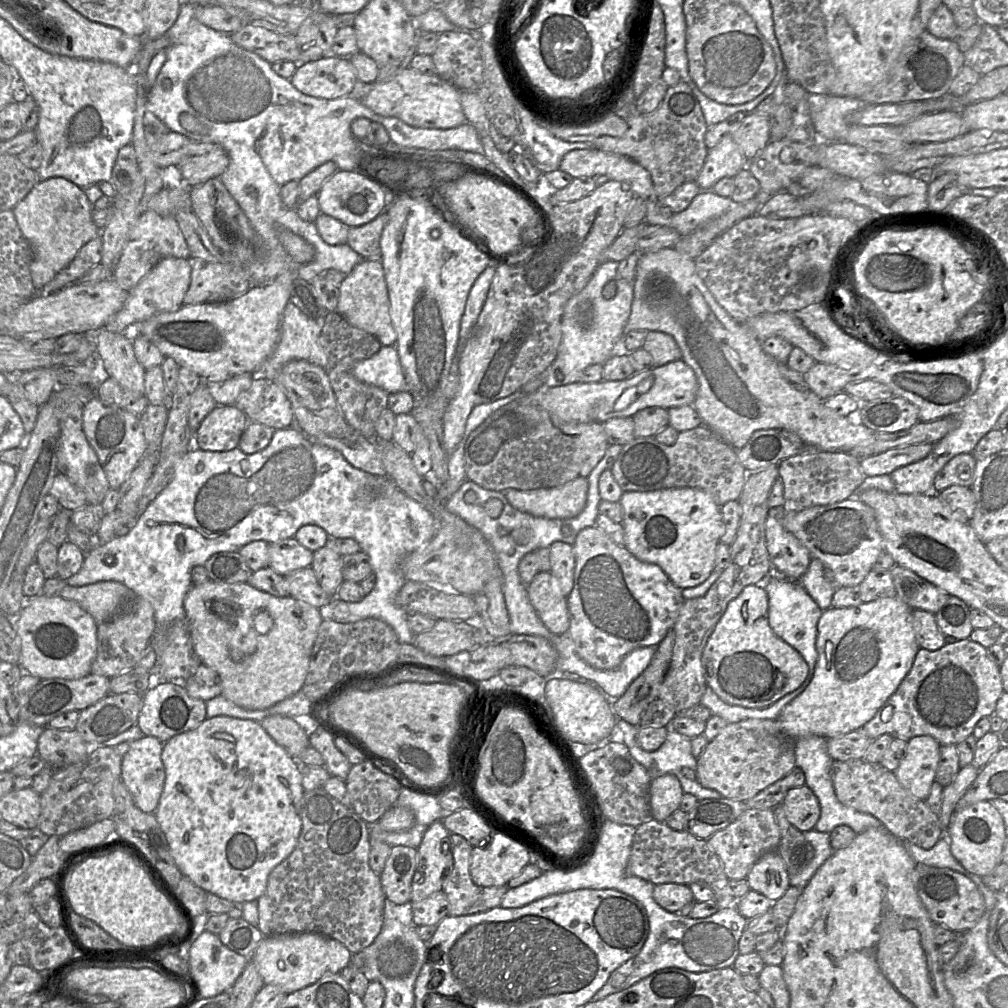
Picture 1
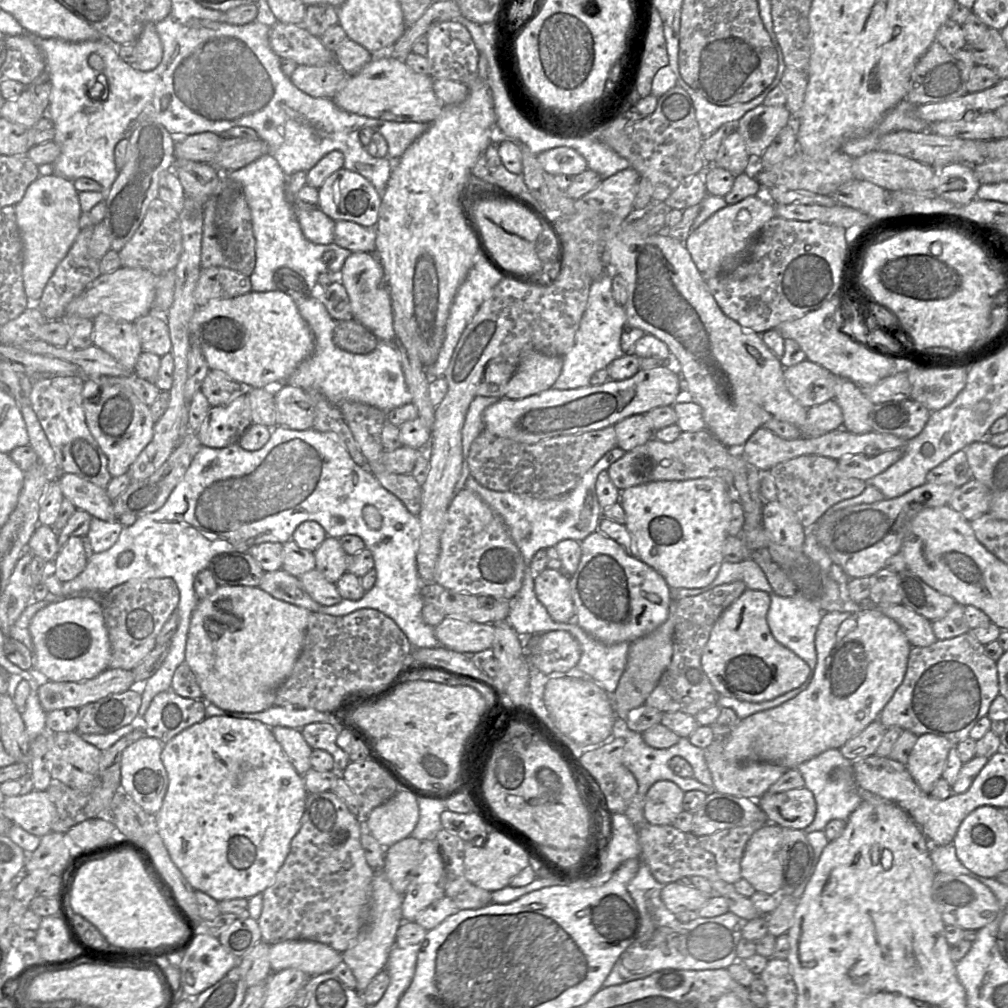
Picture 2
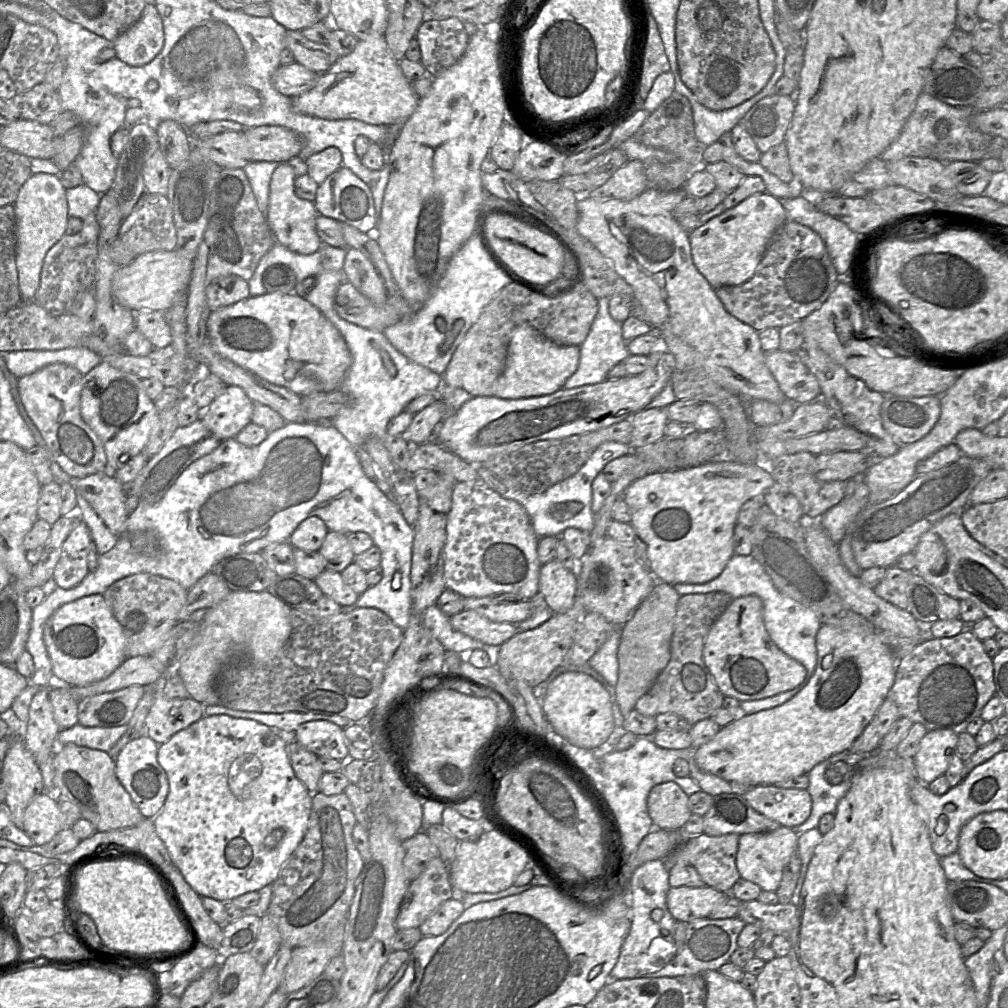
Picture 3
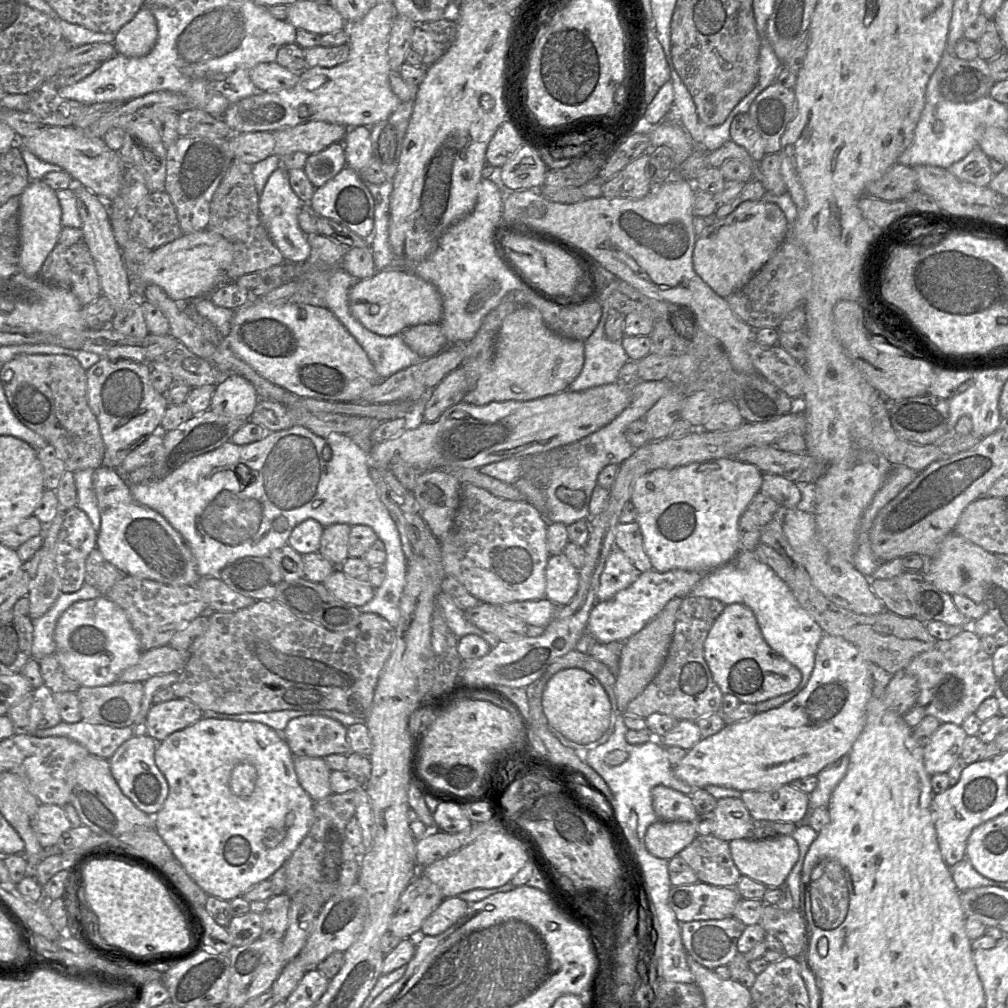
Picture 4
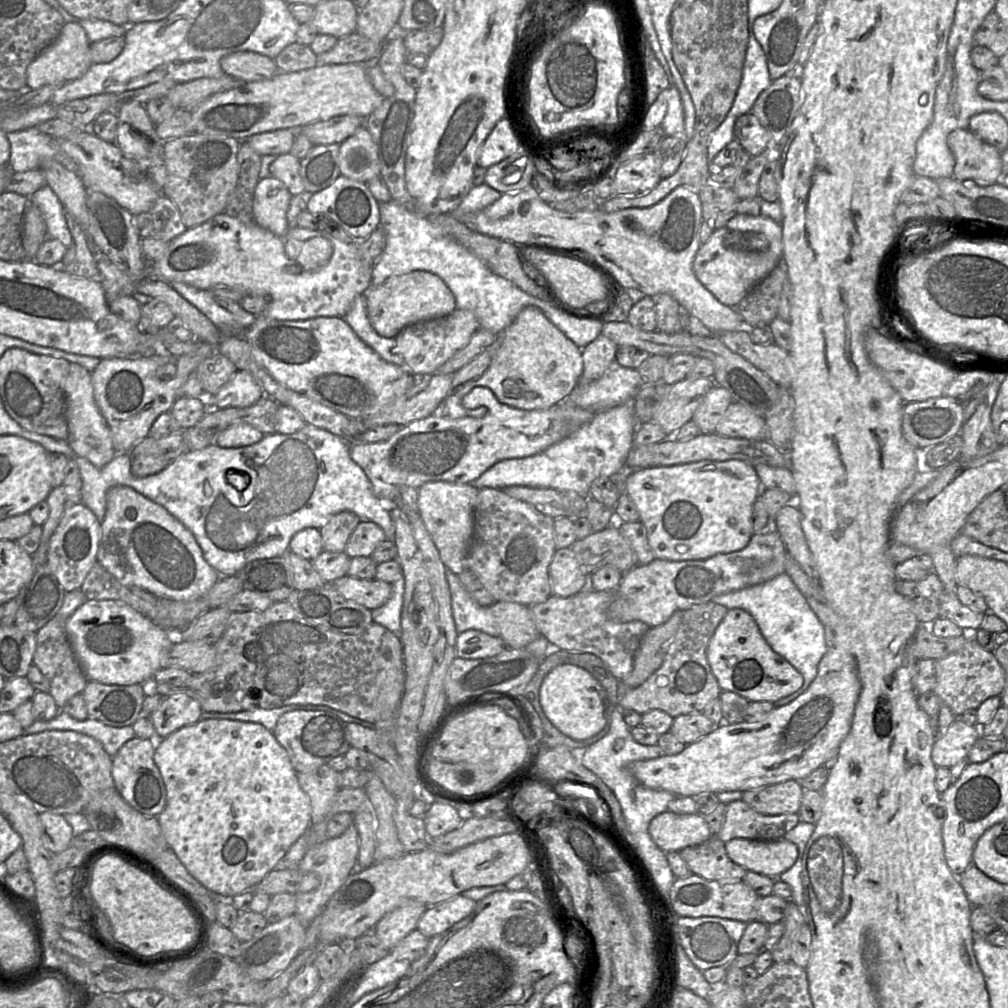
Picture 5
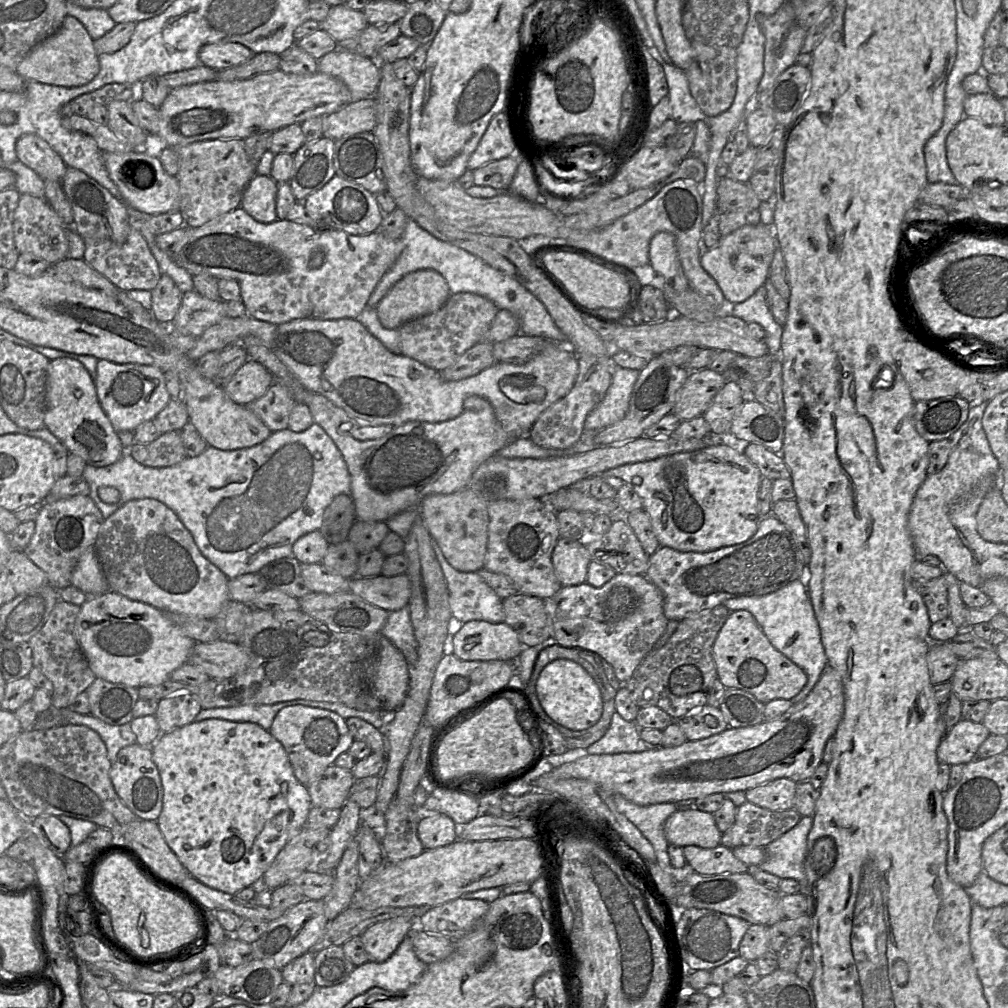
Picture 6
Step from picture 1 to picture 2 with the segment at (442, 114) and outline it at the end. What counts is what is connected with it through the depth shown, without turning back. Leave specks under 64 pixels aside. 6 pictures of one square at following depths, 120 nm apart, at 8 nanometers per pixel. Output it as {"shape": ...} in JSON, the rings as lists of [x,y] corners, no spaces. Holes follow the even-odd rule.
{"shape":[[[389,54],[374,56],[357,74],[347,76],[344,86],[332,98],[334,103],[347,112],[384,121],[433,122],[444,106],[433,90],[433,78],[414,72]]]}

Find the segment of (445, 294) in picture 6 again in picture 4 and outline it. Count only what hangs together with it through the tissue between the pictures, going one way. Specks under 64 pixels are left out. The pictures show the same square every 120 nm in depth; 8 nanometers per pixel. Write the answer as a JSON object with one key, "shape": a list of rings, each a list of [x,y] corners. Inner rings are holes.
{"shape":[[[389,268],[377,271],[370,278],[357,280],[349,290],[348,303],[352,316],[365,328],[381,336],[398,335],[419,324],[438,323],[443,315],[443,300],[438,289],[409,268]]]}

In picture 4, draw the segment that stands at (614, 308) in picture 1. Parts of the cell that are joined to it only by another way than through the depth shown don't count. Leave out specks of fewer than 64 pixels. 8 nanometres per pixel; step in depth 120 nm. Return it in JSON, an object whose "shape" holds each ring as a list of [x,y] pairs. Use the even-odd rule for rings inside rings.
{"shape":[[[602,310],[601,319],[593,333],[584,341],[584,365],[567,390],[580,392],[593,387],[616,383],[622,366],[629,361],[621,341],[610,341],[605,335],[608,312]]]}

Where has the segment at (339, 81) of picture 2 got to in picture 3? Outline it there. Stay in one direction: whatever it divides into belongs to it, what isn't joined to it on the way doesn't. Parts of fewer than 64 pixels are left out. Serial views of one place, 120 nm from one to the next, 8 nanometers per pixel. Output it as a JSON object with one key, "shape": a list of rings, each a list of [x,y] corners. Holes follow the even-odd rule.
{"shape":[[[299,63],[280,65],[271,78],[272,85],[281,94],[296,97],[317,84],[319,74]]]}

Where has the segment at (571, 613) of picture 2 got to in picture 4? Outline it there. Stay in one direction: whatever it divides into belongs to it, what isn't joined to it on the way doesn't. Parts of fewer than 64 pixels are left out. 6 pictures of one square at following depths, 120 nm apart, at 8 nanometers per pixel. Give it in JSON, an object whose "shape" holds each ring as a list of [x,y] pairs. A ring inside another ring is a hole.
{"shape":[[[564,553],[551,555],[546,567],[546,597],[559,607],[569,604],[579,589],[579,571]]]}

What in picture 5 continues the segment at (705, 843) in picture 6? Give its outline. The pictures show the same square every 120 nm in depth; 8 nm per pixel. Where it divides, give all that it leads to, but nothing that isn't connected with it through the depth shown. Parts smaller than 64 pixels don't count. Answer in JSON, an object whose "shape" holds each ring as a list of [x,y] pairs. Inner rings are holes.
{"shape":[[[665,811],[650,821],[648,832],[665,853],[699,845],[713,836],[704,816],[698,812],[676,814]]]}

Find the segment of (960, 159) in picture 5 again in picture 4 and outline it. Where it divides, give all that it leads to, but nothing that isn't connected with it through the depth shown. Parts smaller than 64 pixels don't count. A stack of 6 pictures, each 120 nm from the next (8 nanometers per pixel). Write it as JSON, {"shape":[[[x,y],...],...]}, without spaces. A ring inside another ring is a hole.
{"shape":[[[978,146],[963,159],[949,167],[950,172],[958,179],[976,186],[988,186],[994,174],[990,158]]]}

